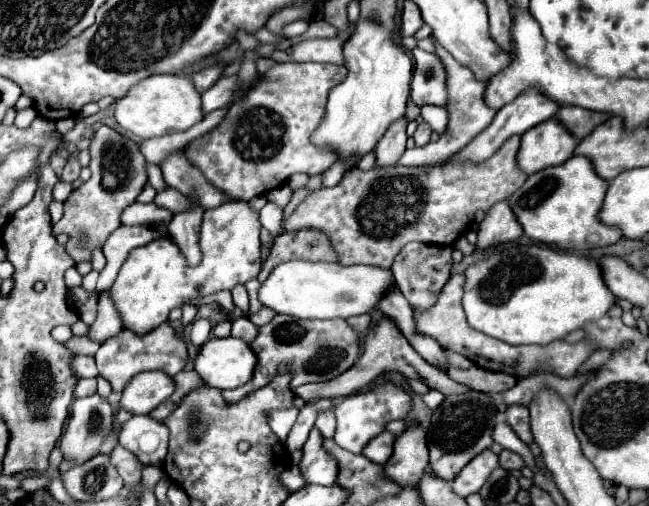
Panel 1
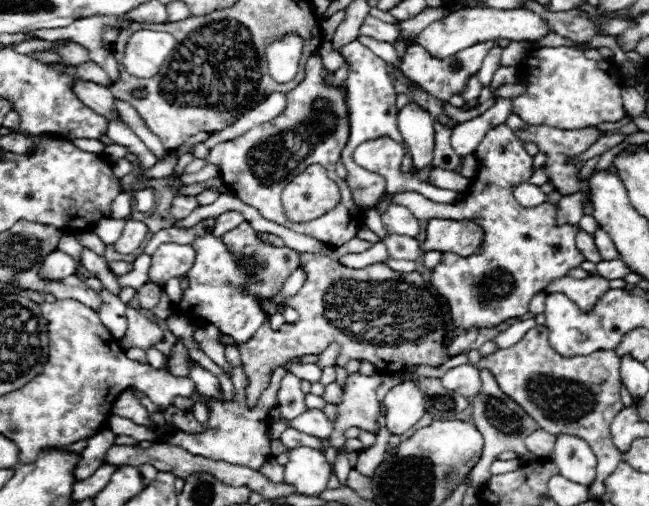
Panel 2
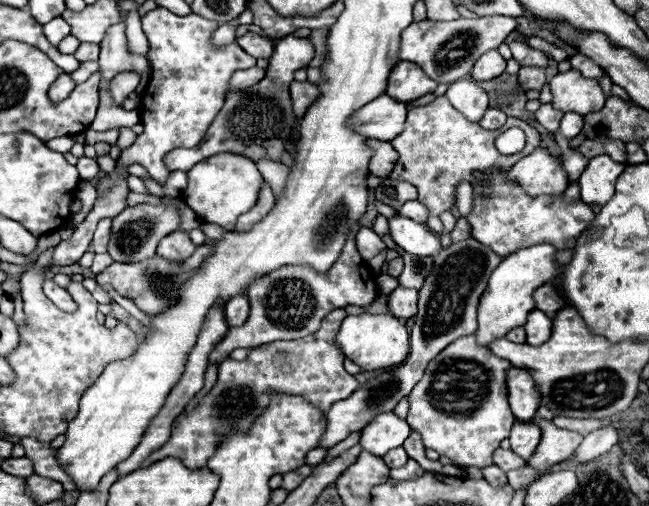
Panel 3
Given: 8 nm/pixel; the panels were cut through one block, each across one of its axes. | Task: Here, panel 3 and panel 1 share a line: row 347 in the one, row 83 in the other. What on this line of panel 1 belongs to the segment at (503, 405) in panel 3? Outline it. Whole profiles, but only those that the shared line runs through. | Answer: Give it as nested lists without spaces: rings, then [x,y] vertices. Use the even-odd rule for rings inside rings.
[[[436,44],[436,54],[440,56],[440,60],[444,62],[444,68],[448,72],[448,114],[450,114],[450,122],[448,122],[448,128],[446,132],[440,136],[438,142],[428,142],[424,148],[406,148],[406,152],[400,156],[398,164],[400,166],[436,166],[436,164],[442,164],[446,162],[448,158],[452,158],[454,154],[460,152],[460,148],[468,146],[470,140],[480,134],[494,118],[496,110],[488,108],[482,100],[482,94],[484,94],[484,88],[486,84],[484,82],[478,82],[472,74],[470,68],[462,66],[460,62],[456,62],[440,44]]]

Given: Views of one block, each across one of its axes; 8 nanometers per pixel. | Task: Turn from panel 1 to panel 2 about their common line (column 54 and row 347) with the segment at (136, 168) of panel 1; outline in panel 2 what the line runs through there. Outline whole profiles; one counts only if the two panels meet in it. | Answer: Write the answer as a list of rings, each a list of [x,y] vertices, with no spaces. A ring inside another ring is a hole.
[[[224,344],[224,356],[232,366],[232,382],[234,382],[234,400],[216,400],[216,398],[208,398],[210,402],[210,412],[208,412],[208,422],[204,424],[204,430],[200,434],[188,434],[182,430],[174,430],[172,436],[166,440],[168,444],[180,446],[184,450],[188,450],[194,456],[204,456],[204,458],[212,458],[212,460],[224,460],[228,464],[238,464],[238,466],[248,466],[252,470],[260,470],[260,466],[272,456],[270,452],[270,440],[266,436],[270,420],[268,420],[268,410],[272,406],[276,406],[276,394],[280,388],[280,380],[284,376],[284,368],[278,366],[272,370],[272,380],[268,384],[268,388],[262,392],[258,404],[248,410],[244,404],[244,386],[246,386],[246,374],[242,368],[242,360],[240,354],[234,346]]]

